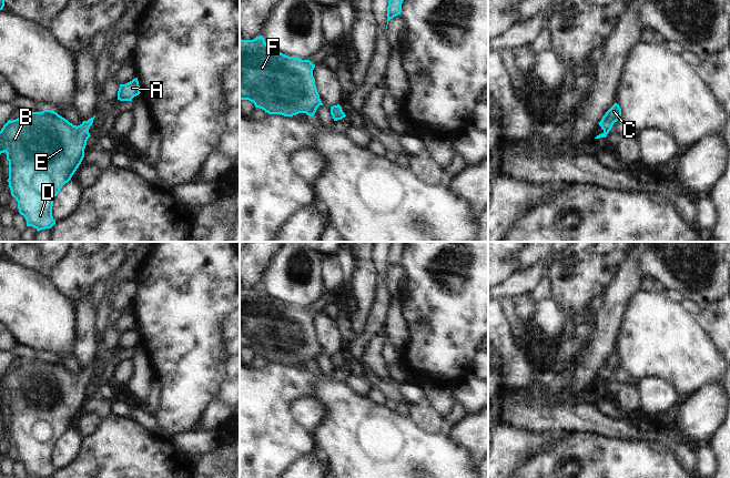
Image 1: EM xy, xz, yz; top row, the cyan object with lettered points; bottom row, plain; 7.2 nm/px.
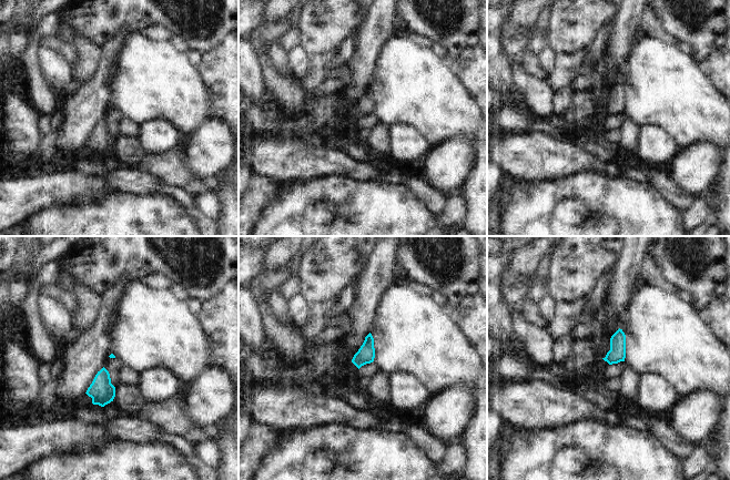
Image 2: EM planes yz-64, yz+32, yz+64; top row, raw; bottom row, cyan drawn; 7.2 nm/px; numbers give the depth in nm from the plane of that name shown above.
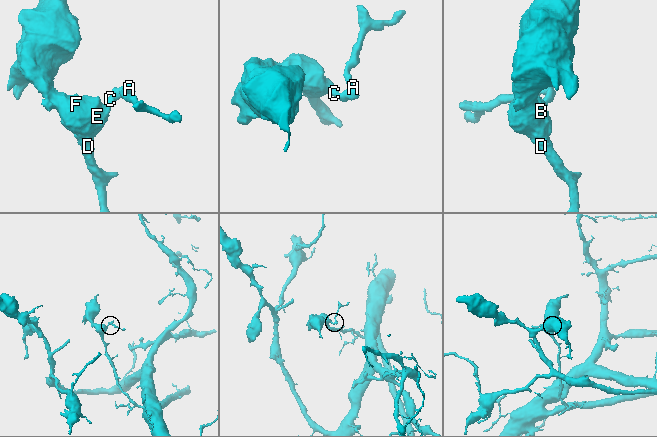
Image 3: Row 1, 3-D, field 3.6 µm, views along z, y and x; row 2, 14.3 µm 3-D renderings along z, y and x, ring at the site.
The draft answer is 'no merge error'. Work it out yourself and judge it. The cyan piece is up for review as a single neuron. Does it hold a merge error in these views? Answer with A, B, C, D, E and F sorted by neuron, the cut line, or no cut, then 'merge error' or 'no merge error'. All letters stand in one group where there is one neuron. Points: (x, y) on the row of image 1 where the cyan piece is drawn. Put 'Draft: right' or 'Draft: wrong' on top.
Draft: right
groups A B C D E F; cut none; no merge error

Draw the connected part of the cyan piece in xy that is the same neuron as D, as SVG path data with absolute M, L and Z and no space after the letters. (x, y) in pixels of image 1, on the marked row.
M43 109L42 112L9 120L1 129L0 154L7 153L9 187L18 202L19 213L27 221L27 226L32 226L39 232L55 224L52 216L53 197L81 164L94 118L95 115L77 126L57 112Z

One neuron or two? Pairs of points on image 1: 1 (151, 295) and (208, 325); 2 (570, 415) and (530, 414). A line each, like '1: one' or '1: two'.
1: one
2: one

